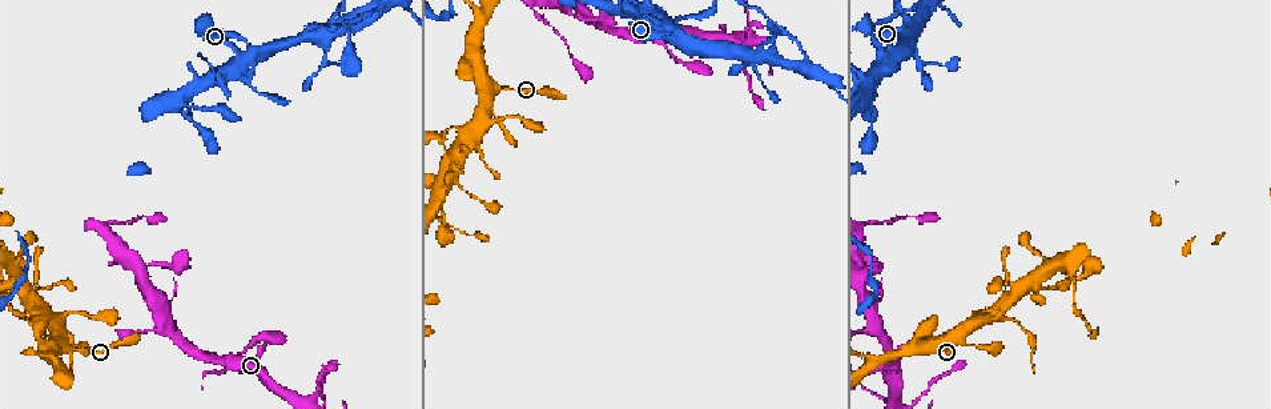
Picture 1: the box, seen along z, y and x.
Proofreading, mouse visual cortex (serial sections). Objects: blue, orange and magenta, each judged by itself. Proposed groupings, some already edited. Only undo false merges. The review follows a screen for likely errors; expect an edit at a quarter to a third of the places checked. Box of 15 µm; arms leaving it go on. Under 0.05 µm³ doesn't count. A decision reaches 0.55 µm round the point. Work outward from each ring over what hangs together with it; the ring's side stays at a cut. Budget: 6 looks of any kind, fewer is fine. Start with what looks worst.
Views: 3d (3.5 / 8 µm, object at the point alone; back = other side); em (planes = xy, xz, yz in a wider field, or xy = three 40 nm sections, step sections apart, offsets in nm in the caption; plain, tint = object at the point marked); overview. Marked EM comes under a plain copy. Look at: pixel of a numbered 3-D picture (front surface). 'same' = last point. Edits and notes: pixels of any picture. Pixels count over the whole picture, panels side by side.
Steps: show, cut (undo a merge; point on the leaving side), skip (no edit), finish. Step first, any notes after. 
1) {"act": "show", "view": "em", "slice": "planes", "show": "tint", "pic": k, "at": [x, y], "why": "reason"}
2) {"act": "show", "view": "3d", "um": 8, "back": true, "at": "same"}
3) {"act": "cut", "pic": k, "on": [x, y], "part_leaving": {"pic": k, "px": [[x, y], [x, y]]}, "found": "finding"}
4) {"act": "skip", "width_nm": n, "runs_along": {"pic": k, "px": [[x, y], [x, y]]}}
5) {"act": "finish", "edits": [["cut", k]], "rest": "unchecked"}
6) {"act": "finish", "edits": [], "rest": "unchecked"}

{"act": "show", "view": "3d", "um": 3.5, "pic": 1, "at": [109, 223], "why": "sharp bend"}

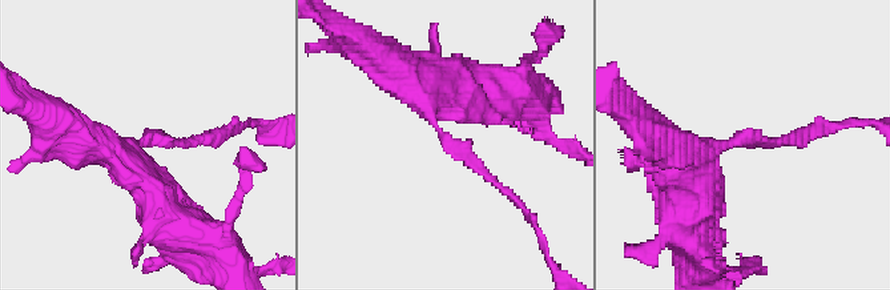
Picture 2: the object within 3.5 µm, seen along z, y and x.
{"act": "show", "view": "em", "slice": "xy", "step": 5, "show": "tint", "pic": 2, "at": [732, 145]}

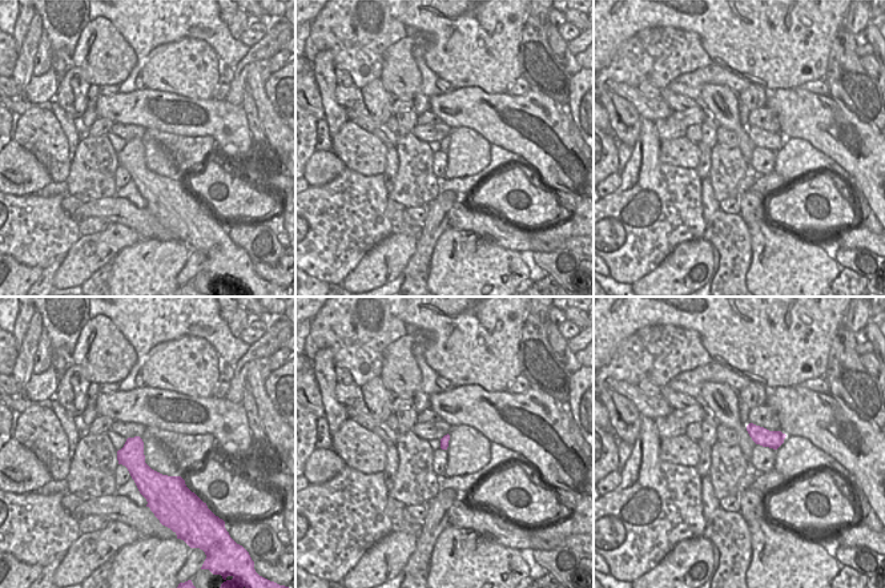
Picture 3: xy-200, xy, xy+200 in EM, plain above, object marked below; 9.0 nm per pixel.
{"act": "show", "view": "em", "slice": "xy", "step": 3, "show": "tint", "at": "same"}

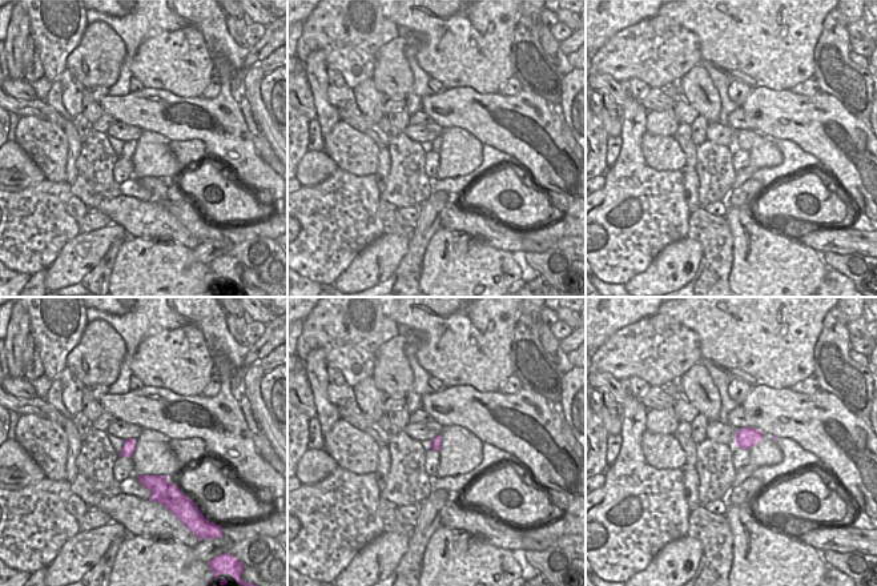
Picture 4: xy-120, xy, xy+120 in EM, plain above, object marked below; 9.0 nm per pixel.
{"act": "skip", "runs_along": {"pic": 2, "px": [[693, 200], [707, 150], [792, 139]]}, "found": "one cell here"}

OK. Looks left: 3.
{"act": "show", "view": "3d", "um": 3.5, "pic": 1, "at": [743, 66], "why": "narrows sharply"}

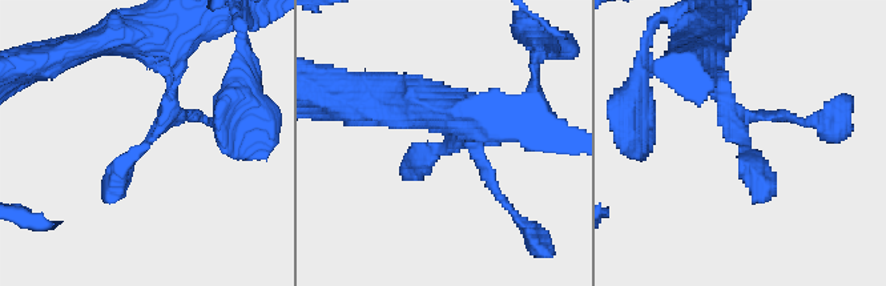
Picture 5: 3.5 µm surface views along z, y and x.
{"act": "show", "view": "em", "slice": "planes", "show": "tint", "pic": 5, "at": [742, 142]}

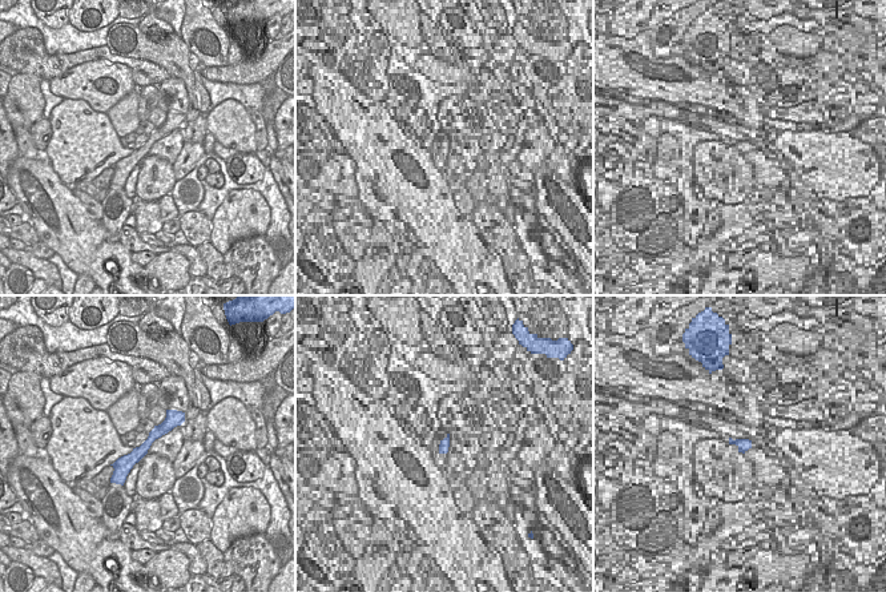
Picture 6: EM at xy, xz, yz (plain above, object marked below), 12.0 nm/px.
{"act": "skip", "runs_along": {"pic": 5, "px": [[173, 63], [169, 112], [104, 202]]}, "found": "continuous, no second cell"}

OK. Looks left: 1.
{"act": "finish", "edits": [], "rest": "unchecked"}

